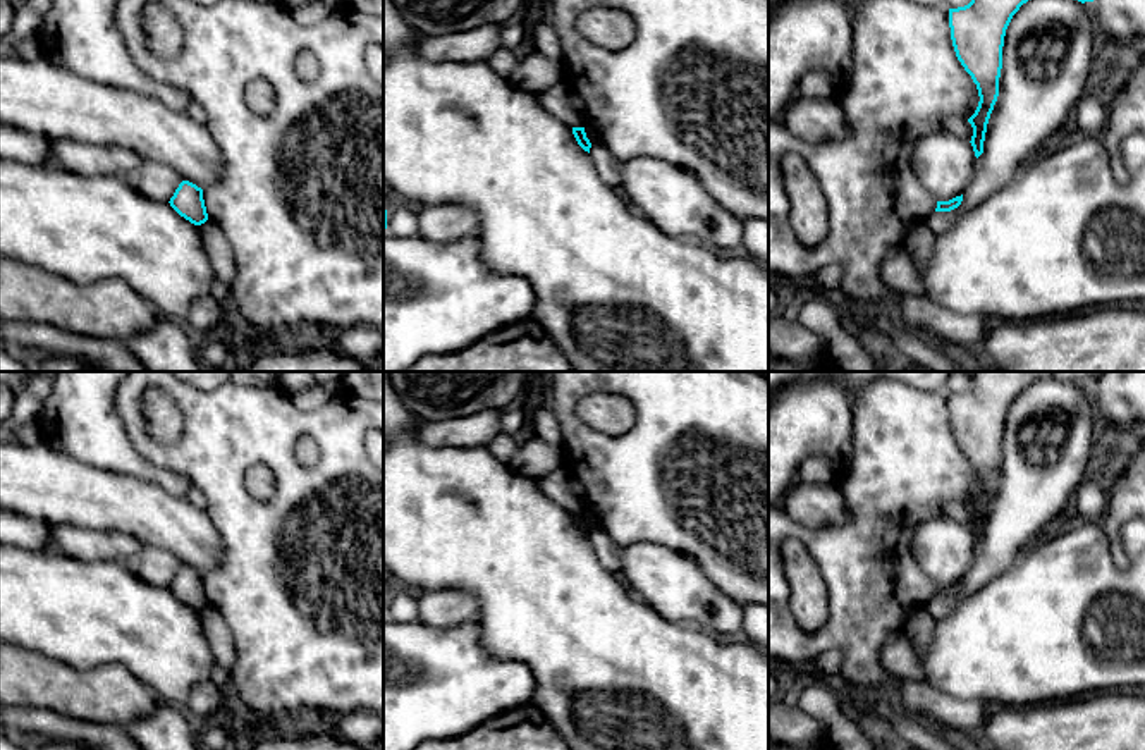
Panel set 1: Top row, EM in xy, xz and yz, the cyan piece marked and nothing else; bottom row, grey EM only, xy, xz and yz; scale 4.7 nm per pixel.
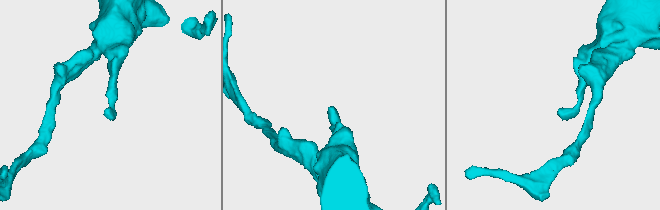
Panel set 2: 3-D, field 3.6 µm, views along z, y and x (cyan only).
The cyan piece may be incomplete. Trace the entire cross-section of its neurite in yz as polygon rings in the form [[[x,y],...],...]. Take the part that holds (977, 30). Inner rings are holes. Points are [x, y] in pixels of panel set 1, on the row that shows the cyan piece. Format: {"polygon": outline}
{"polygon": [[[971,0],[949,9],[951,40],[958,60],[978,89],[978,107],[968,119],[975,157],[983,153],[987,124],[999,96],[1002,46],[1013,15],[1028,0]]]}

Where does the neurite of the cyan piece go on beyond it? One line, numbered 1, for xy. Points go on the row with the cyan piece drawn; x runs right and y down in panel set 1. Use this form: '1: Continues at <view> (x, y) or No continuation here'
1: No continuation here

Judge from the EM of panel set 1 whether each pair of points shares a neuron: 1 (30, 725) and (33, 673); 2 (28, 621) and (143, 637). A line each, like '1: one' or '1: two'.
1: two
2: one

